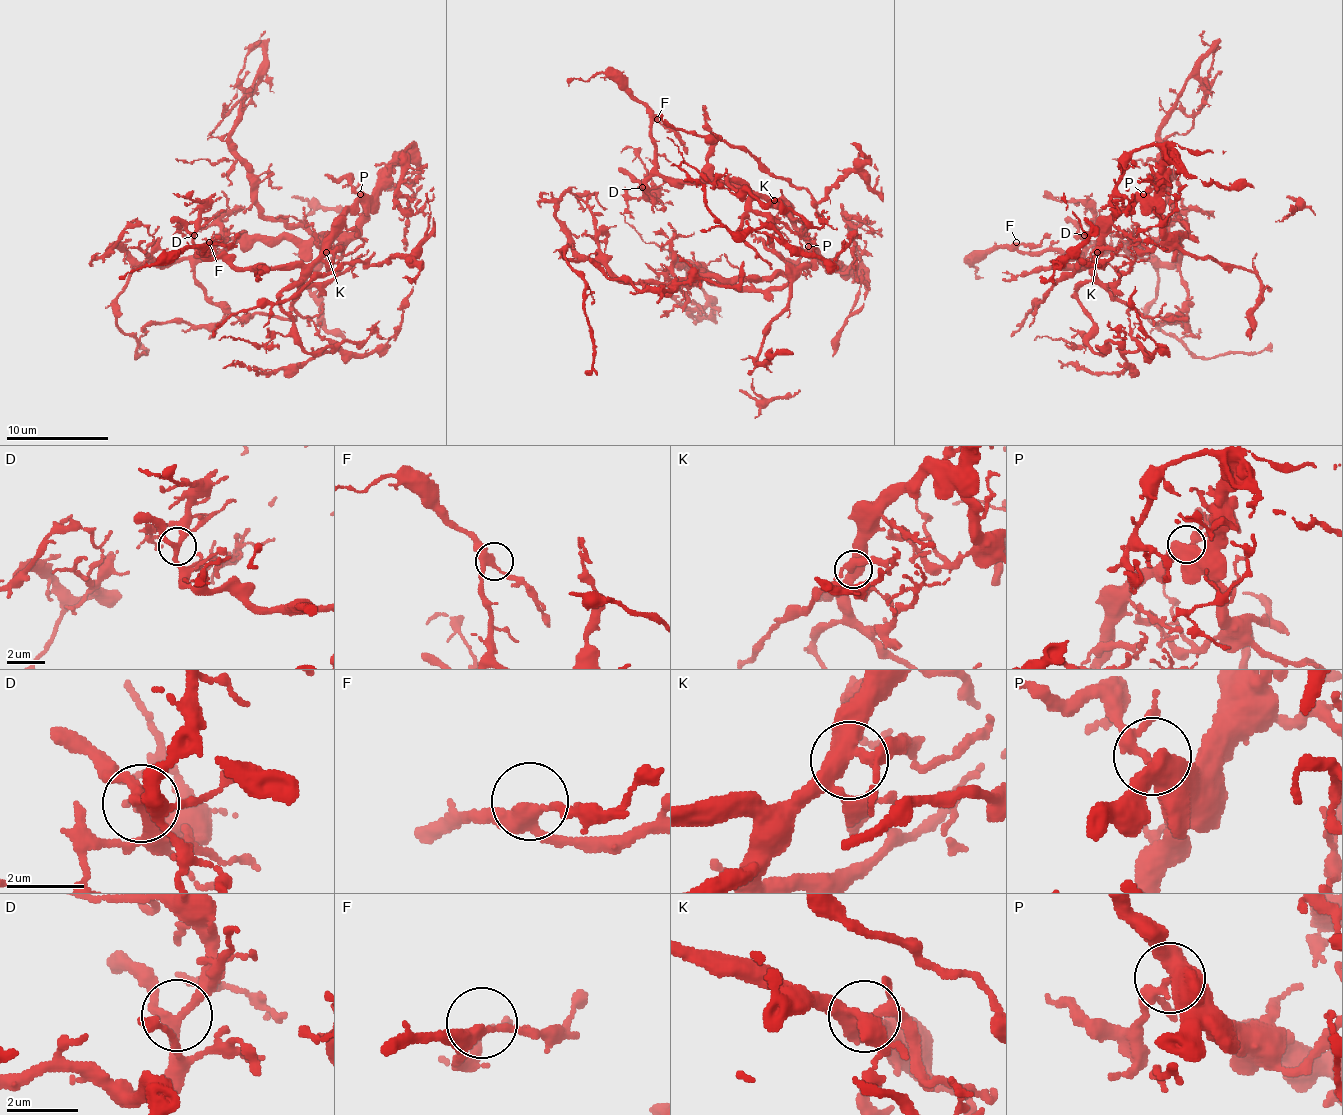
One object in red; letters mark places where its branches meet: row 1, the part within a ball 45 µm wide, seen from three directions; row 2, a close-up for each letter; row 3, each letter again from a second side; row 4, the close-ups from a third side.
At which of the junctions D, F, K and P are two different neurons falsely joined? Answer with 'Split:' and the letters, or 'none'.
Split: none

